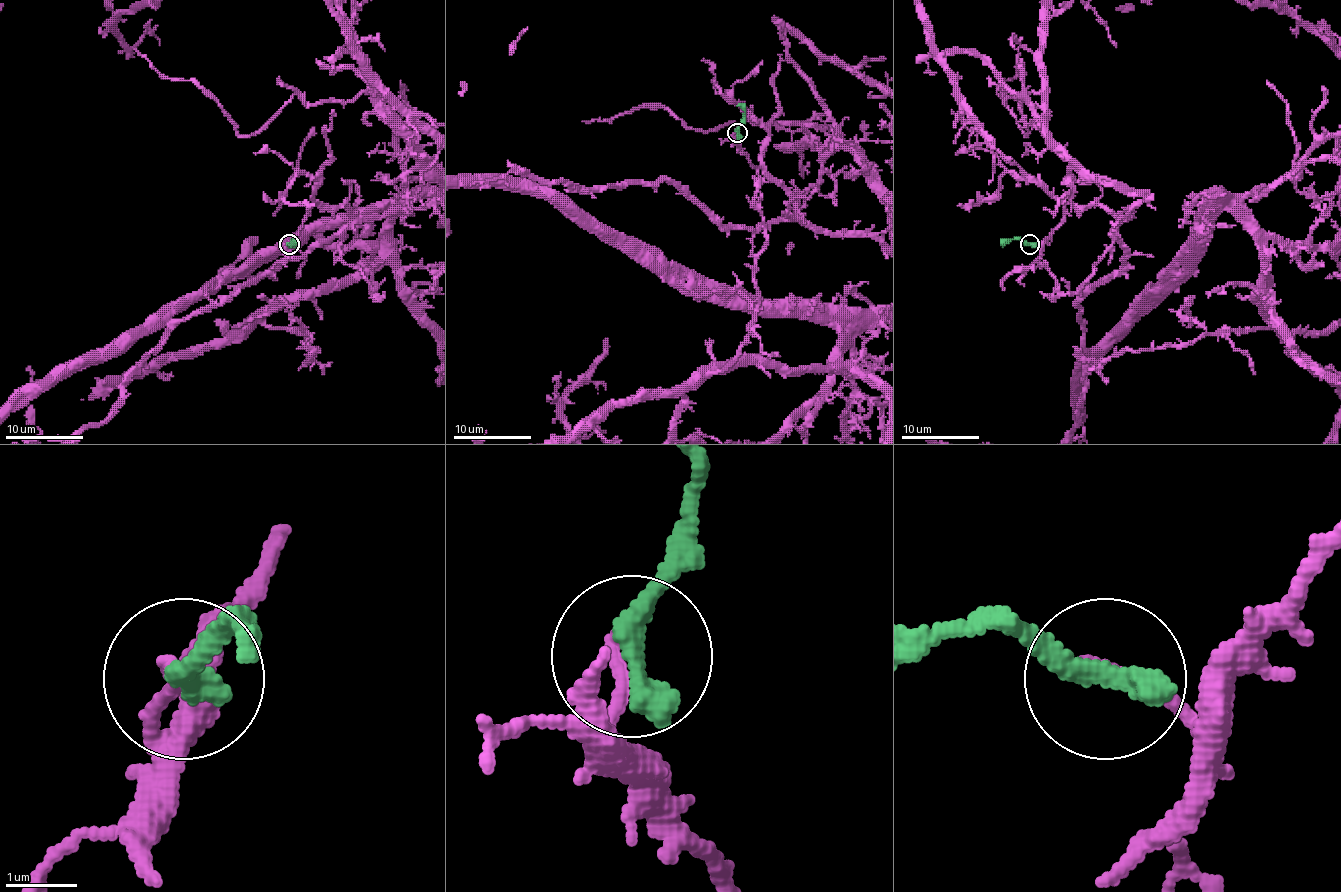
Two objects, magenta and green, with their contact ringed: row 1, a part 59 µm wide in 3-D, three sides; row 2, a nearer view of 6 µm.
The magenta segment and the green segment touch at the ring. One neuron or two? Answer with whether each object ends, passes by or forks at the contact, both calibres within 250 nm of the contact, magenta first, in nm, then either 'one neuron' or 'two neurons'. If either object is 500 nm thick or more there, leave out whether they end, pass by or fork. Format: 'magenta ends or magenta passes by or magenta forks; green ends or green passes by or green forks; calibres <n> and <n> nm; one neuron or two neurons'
magenta ends; green ends; calibres 200 and 440 nm; two neurons

